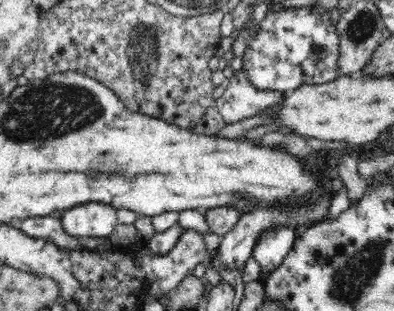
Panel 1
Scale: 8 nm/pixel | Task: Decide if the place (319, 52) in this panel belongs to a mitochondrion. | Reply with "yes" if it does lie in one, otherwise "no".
yes

